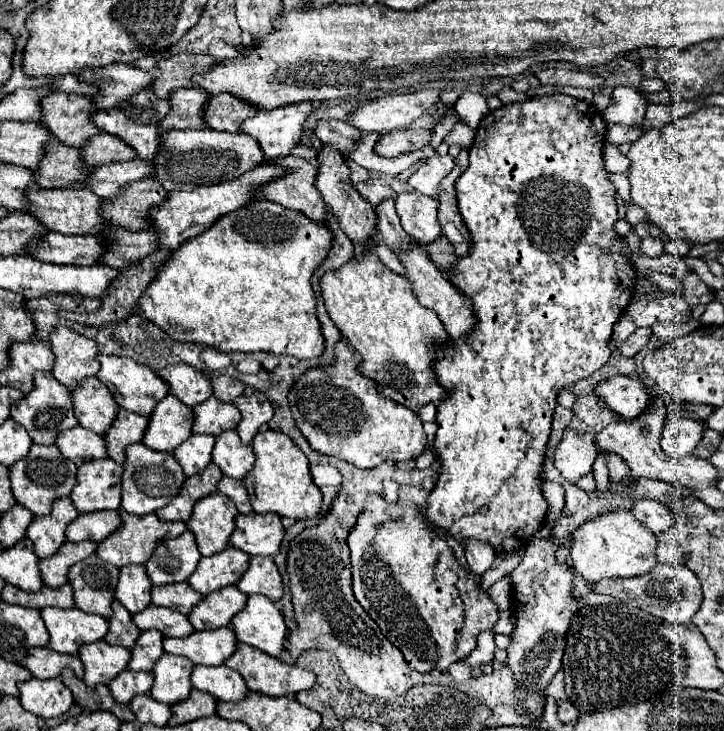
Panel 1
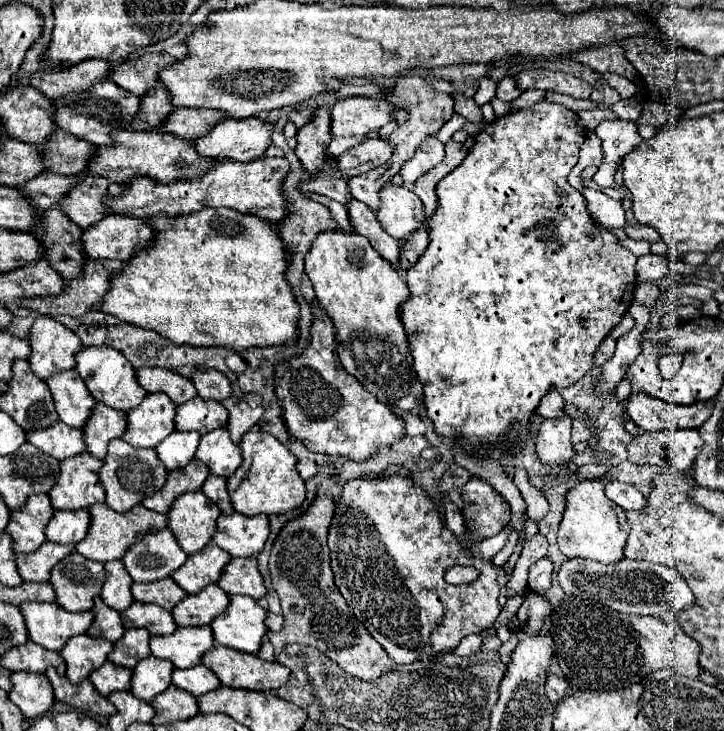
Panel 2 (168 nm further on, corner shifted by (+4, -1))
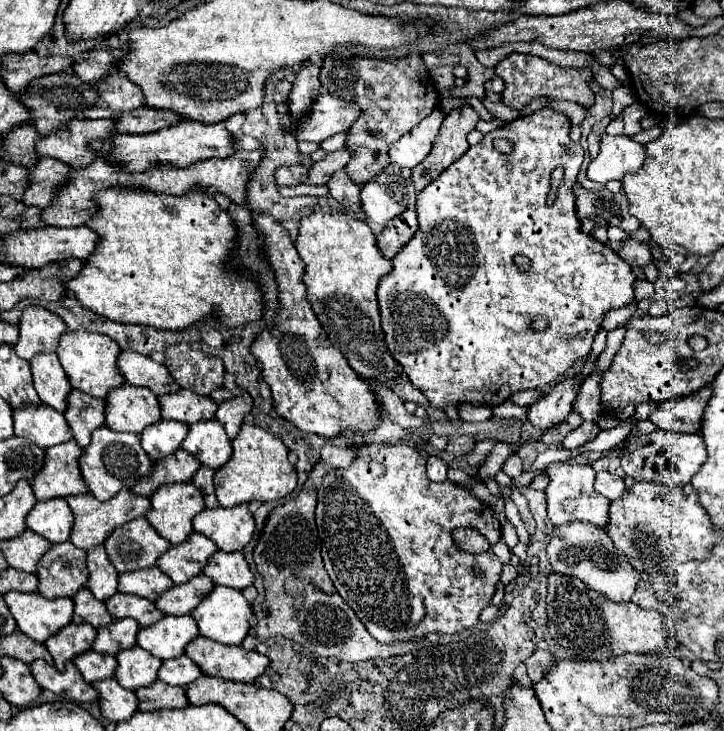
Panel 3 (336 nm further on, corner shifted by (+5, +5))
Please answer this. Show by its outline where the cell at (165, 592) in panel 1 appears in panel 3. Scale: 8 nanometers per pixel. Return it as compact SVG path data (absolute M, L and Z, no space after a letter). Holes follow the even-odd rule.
M159 568L125 572L119 576L119 592L137 594L153 602L159 598L159 594L163 594L165 590L171 590L171 586L175 584Z

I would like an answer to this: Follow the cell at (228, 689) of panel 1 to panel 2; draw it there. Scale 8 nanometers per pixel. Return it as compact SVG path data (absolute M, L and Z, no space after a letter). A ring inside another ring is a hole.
M202 664L198 666L192 666L188 670L180 670L180 668L174 668L172 672L172 684L178 686L180 690L186 690L190 692L192 696L202 696L210 690L216 690L220 686L220 682L216 680L216 676L204 668Z

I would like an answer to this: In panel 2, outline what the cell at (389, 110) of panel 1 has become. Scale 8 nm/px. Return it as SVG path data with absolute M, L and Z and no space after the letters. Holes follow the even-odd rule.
M344 98L332 106L330 134L334 136L364 136L370 130L382 128L392 118L394 106L376 98Z

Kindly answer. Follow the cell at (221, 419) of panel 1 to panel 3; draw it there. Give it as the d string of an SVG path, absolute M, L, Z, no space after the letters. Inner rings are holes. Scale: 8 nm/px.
M179 390L175 394L159 396L161 416L169 420L177 420L183 424L203 422L215 418L217 402L211 396L197 396L191 390Z

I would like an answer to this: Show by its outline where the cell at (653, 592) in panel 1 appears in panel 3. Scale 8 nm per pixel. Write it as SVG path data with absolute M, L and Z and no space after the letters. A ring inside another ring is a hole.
M571 522L563 524L561 528L555 528L547 546L547 554L551 560L551 570L555 574L579 578L587 588L597 590L611 602L629 602L635 590L639 588L639 572L635 572L631 562L627 562L627 558L623 558L623 554L615 550L615 544L603 530L597 530L587 522Z

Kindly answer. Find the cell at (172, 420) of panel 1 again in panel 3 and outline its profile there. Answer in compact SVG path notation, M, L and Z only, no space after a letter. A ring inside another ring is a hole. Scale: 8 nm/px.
M123 384L111 390L105 400L105 422L111 430L141 434L141 430L161 420L161 406L157 400L159 398L147 388Z

